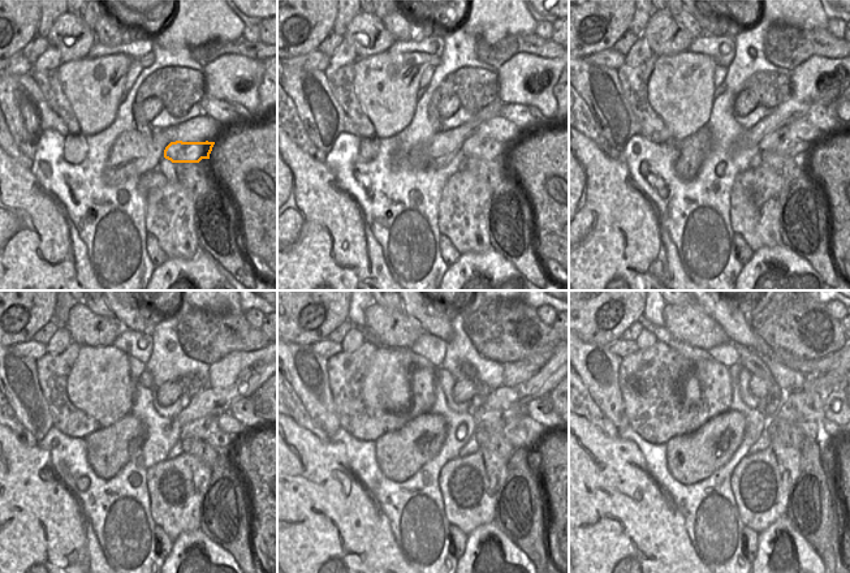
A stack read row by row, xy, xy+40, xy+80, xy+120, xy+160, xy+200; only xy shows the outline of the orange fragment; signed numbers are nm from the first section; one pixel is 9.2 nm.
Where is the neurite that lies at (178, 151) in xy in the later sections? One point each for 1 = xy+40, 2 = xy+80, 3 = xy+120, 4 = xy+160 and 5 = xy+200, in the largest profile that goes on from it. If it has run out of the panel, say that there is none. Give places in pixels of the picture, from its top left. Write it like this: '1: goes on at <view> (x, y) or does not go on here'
1: goes on at xy+40 (484, 147)
2: goes on at xy+80 (780, 141)
3: goes on at xy+120 (206, 429)
4: goes on at xy+160 (509, 423)
5: goes on at xy+200 (805, 408)

